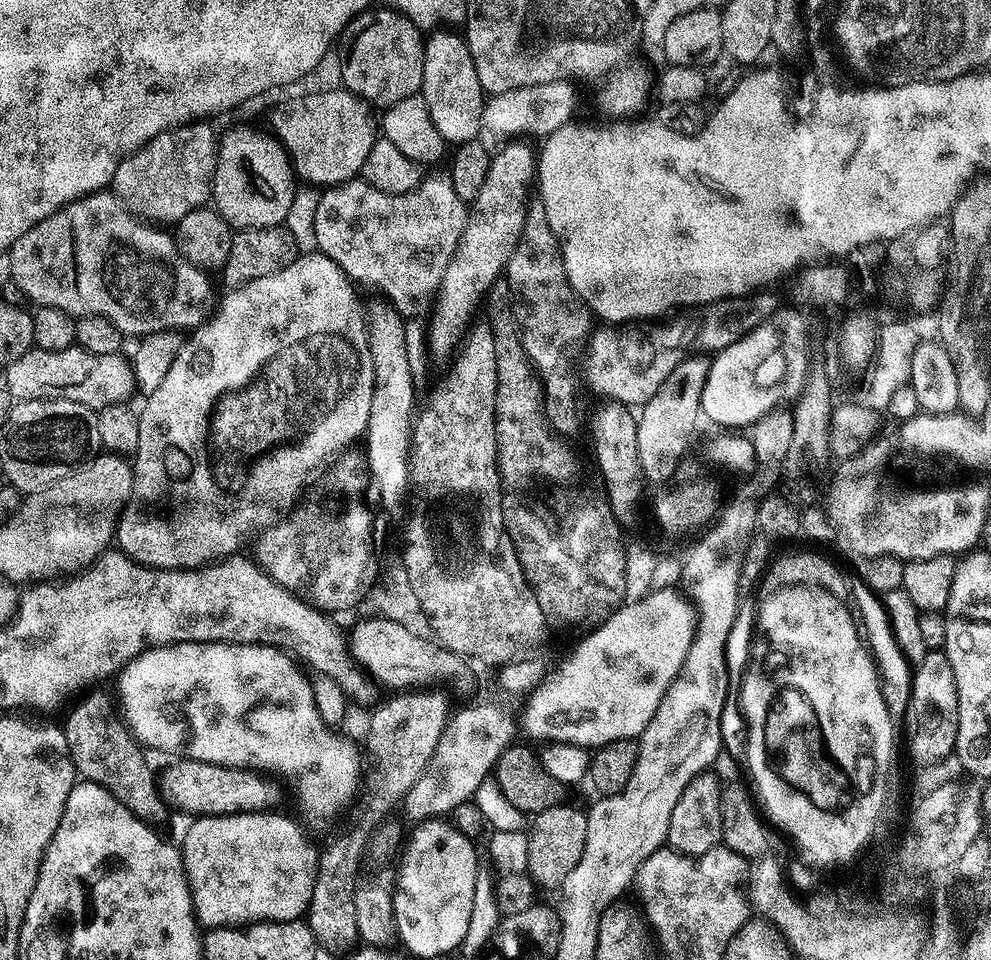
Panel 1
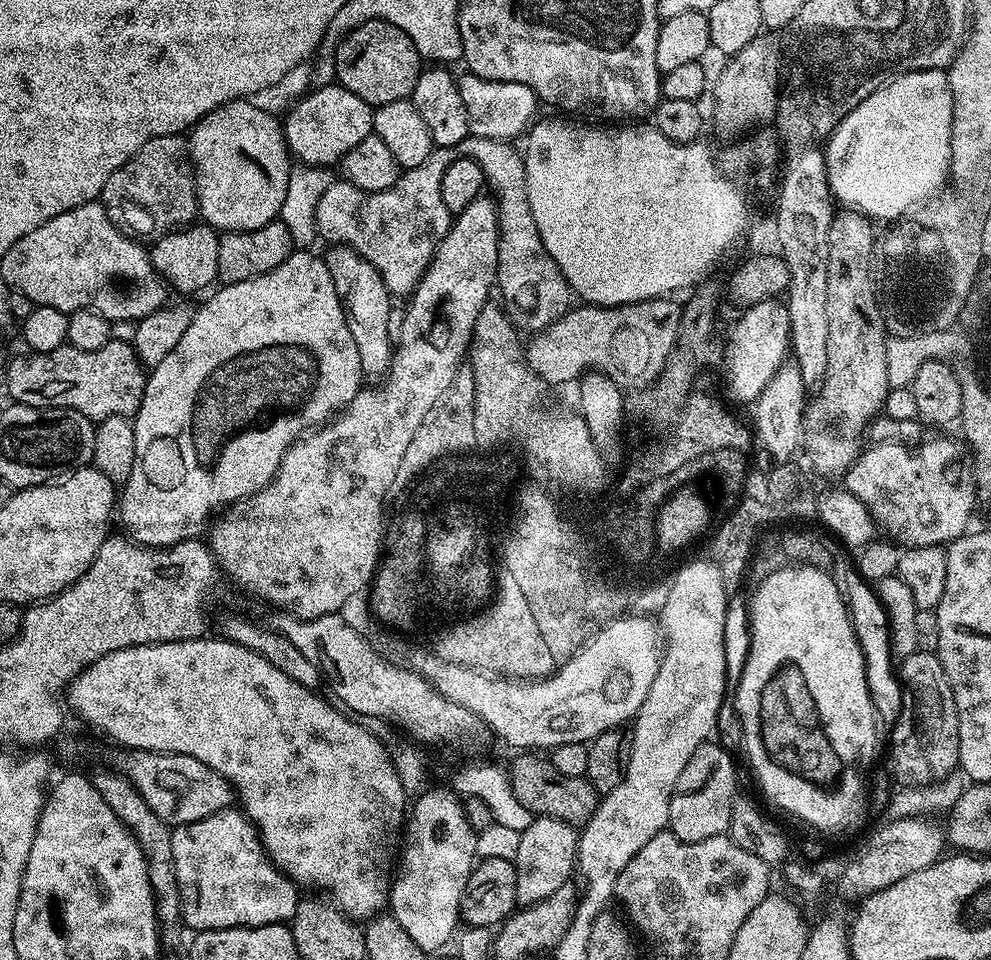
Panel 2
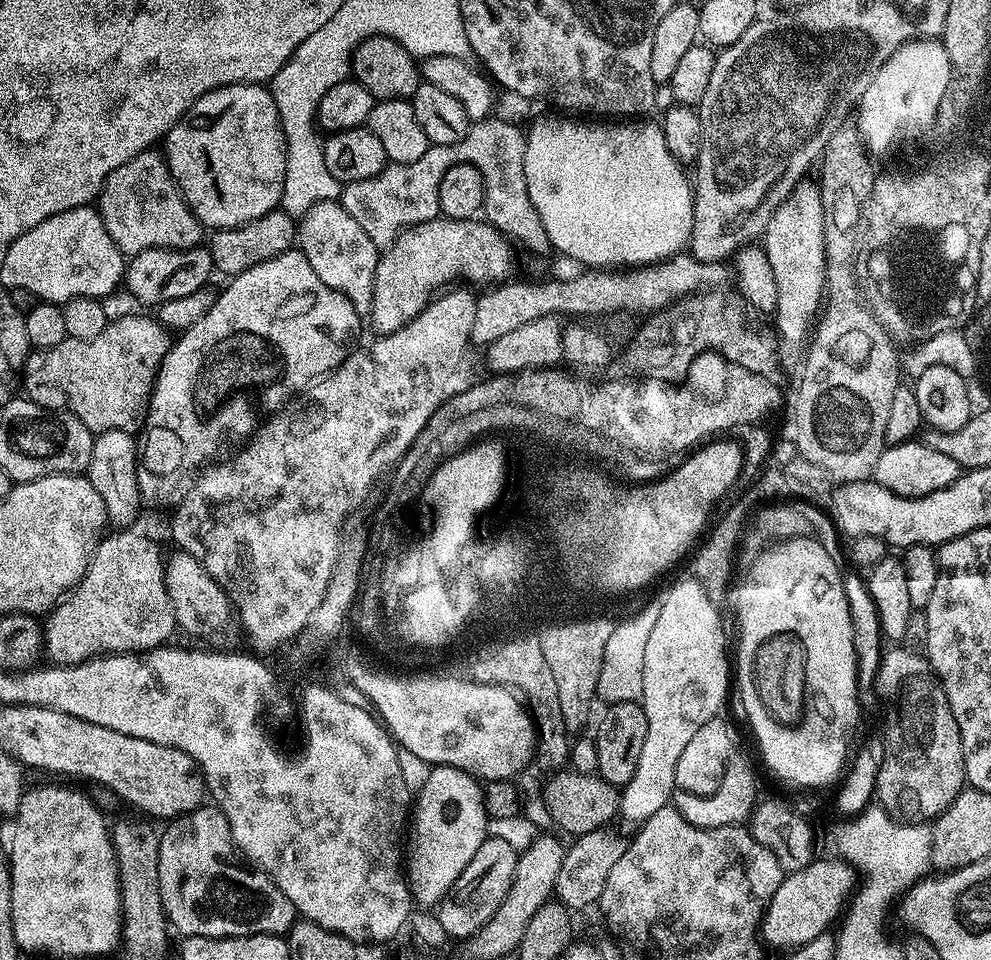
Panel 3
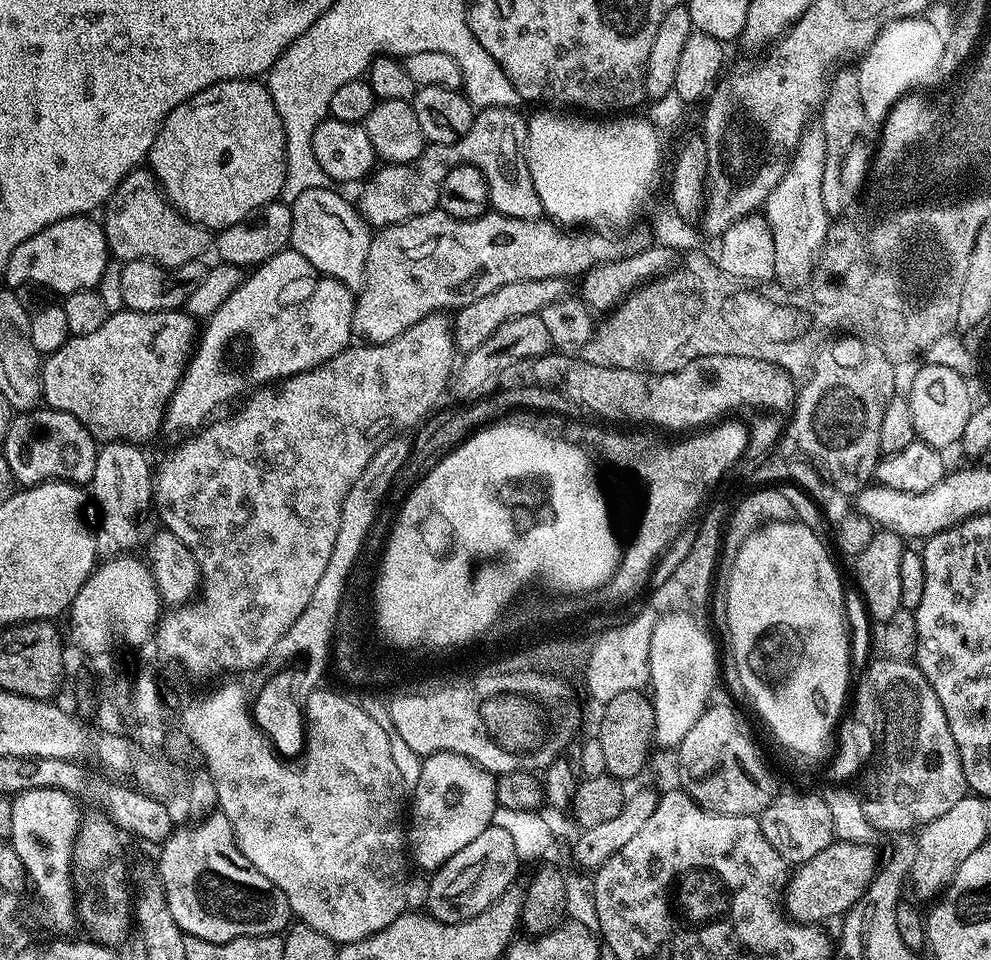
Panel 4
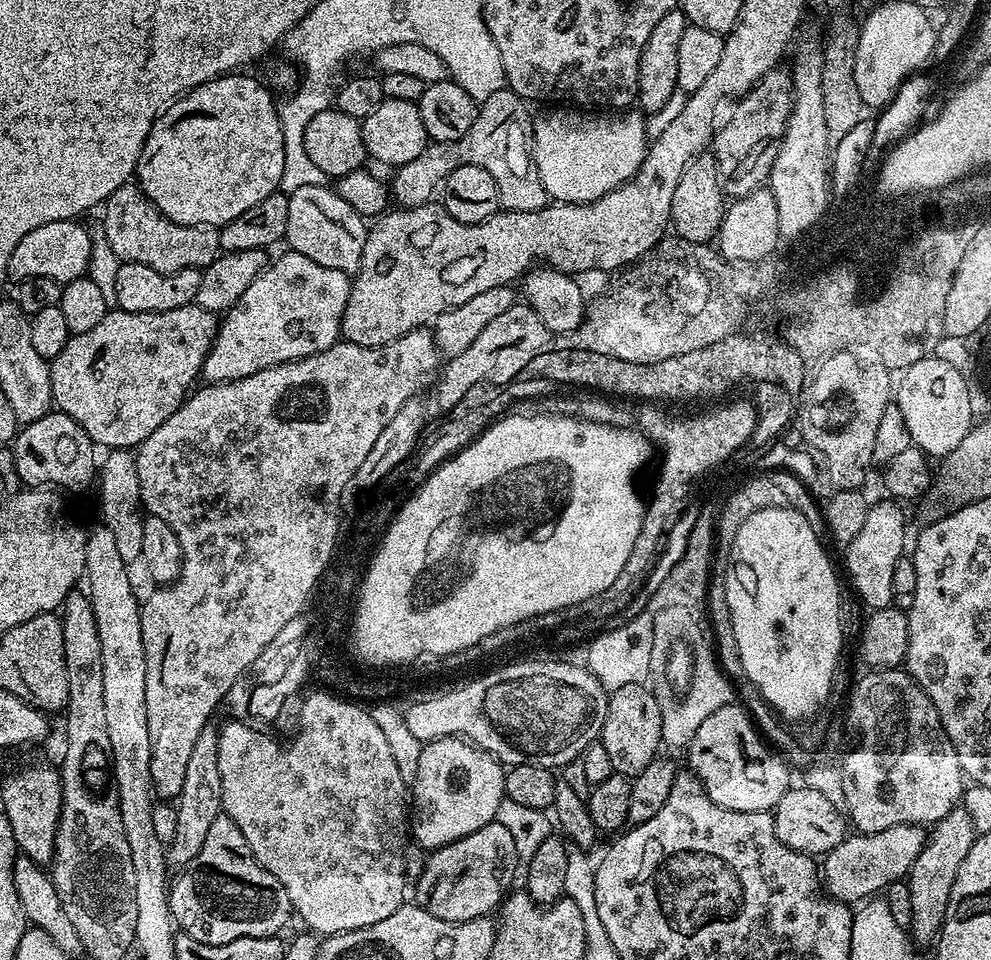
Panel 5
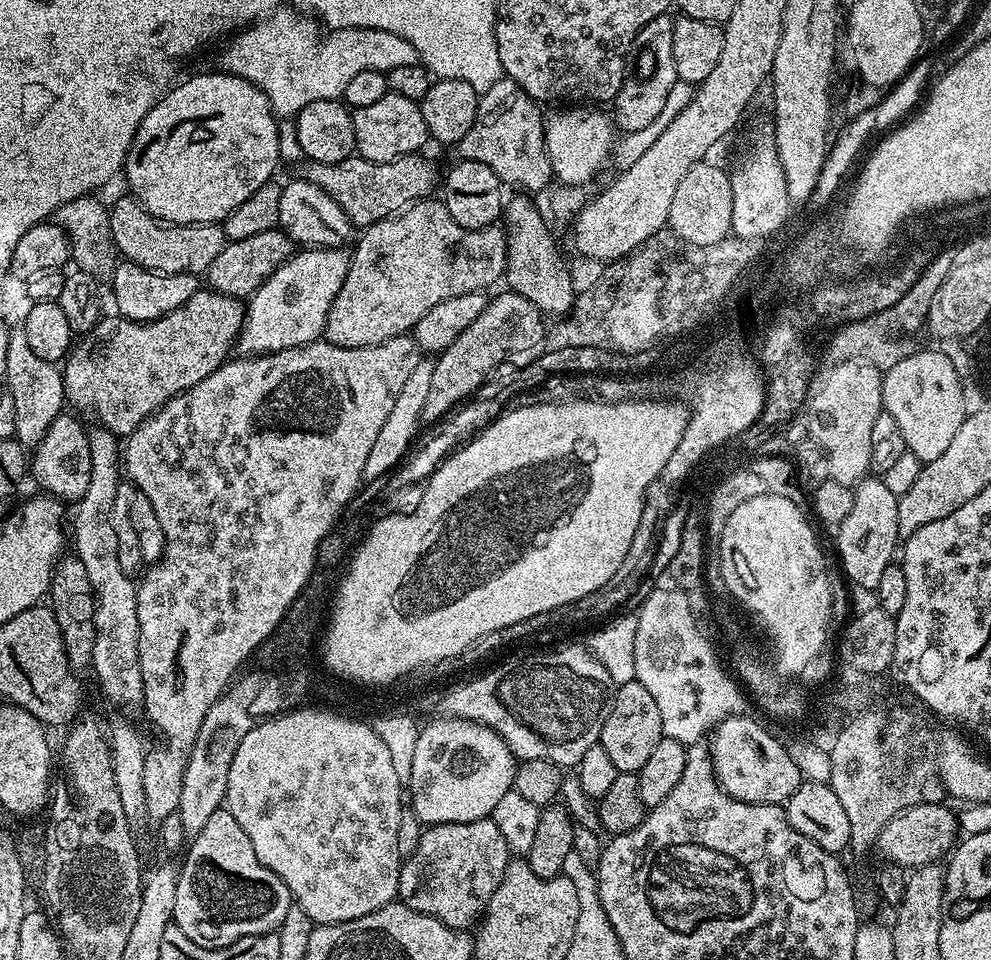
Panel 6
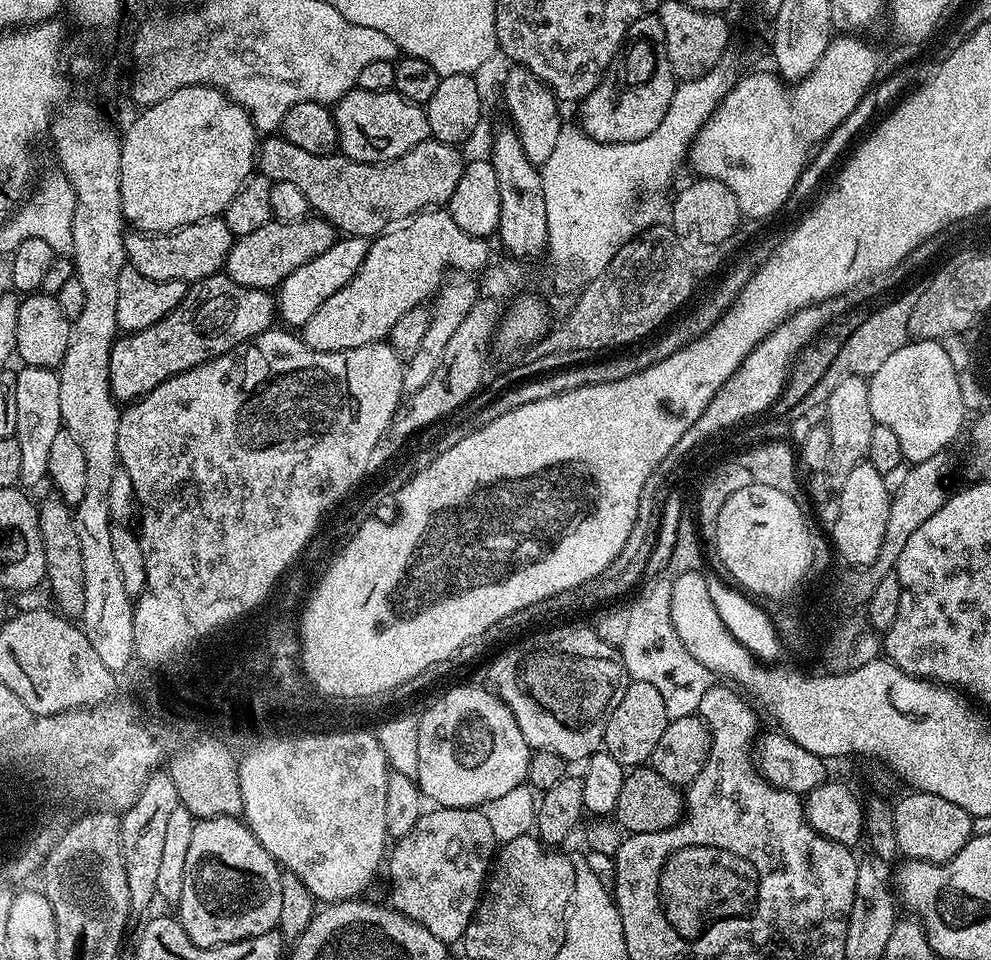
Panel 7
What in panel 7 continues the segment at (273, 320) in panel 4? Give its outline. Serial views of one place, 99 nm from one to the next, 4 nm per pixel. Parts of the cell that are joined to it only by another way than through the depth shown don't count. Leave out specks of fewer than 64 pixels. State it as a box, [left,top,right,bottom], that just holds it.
[279,235,369,329]

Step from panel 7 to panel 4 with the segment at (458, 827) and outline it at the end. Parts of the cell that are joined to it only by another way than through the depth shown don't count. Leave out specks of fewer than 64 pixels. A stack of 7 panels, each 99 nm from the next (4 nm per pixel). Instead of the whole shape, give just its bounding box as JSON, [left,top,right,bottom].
[427,827,522,924]

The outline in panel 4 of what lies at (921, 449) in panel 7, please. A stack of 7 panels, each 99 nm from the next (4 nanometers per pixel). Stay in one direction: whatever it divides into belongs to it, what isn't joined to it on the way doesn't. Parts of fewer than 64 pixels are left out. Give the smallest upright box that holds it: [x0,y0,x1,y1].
[906,362,974,450]

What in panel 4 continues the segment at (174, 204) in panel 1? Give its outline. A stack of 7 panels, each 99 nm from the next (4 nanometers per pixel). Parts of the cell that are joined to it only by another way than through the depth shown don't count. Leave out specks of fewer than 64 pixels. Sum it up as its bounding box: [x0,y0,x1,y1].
[102,166,214,268]

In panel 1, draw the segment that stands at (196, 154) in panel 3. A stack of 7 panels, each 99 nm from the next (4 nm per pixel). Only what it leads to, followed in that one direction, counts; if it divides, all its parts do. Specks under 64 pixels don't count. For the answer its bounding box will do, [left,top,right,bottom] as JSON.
[211,126,298,230]

